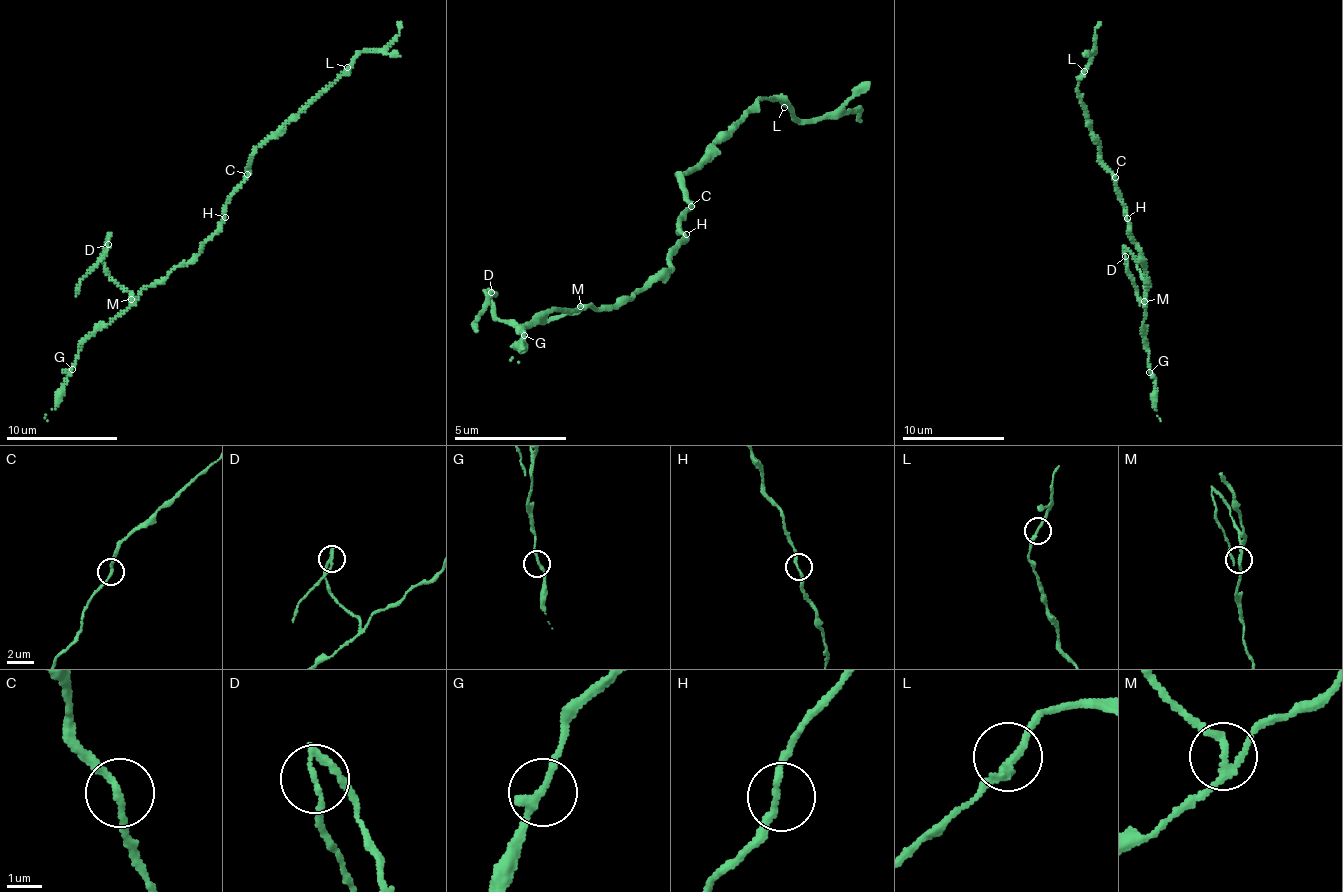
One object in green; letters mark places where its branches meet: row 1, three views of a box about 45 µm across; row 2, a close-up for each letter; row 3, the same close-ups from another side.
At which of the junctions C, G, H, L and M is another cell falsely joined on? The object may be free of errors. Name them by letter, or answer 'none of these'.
M

